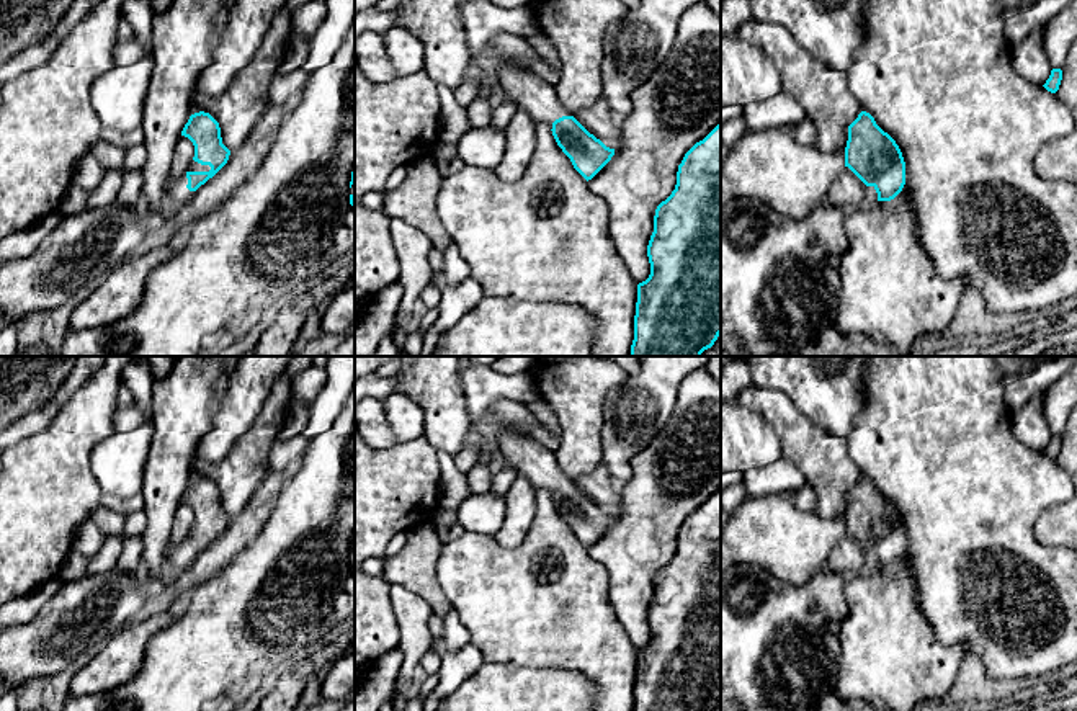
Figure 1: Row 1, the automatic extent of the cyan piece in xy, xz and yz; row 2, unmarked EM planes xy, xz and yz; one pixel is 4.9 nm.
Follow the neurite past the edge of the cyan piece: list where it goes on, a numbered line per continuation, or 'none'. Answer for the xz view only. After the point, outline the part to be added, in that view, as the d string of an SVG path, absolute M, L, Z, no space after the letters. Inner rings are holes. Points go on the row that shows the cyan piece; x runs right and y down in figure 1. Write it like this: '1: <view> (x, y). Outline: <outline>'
1: xz (530, 93). Outline: M503 62L498 69L500 87L505 98L525 111L538 126L552 129L552 123L562 116L572 116L556 96L554 87L539 77Z

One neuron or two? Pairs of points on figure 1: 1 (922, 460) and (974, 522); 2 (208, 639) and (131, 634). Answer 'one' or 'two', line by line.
1: one
2: two

